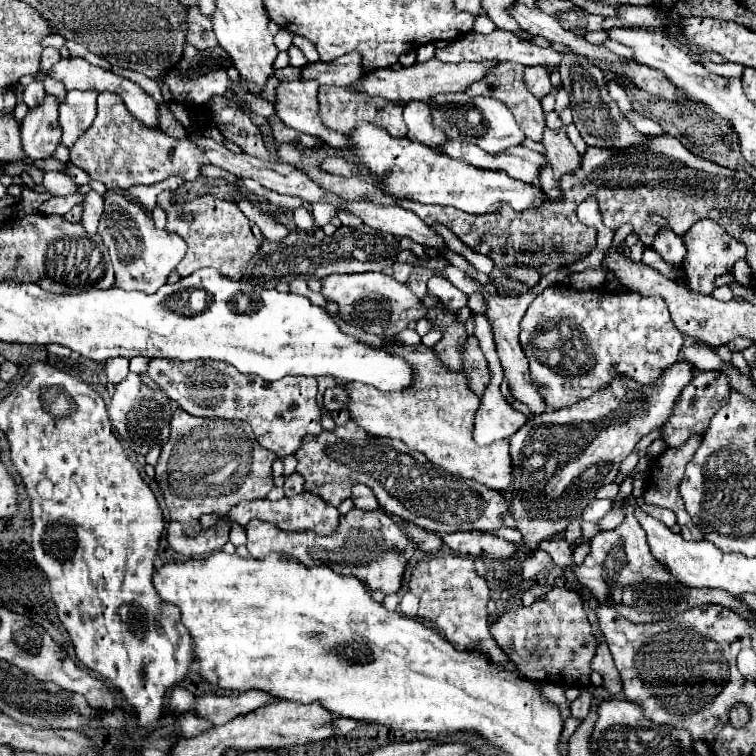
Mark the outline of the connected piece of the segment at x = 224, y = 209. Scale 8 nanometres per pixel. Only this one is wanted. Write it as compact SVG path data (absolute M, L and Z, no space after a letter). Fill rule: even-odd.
M162 191L158 195L158 205L168 213L166 231L180 235L188 243L186 257L176 267L180 277L186 277L192 271L202 269L202 267L220 269L220 273L224 273L226 277L232 277L232 279L242 277L250 257L256 253L260 243L252 235L252 231L248 227L248 219L244 217L244 213L234 203L216 199L212 195L206 195L206 197L198 197L194 201L188 201L188 203L180 205L172 199L170 191ZM182 215L192 215L194 219L184 221Z

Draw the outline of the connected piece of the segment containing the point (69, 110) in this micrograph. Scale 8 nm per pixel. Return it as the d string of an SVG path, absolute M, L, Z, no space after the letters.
M68 91L64 101L60 103L60 143L64 147L72 147L74 141L92 125L96 113L96 91Z

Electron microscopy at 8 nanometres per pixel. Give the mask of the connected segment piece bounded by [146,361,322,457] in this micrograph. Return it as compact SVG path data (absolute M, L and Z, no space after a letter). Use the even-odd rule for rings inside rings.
M150 361L146 375L194 417L242 419L250 423L258 443L278 457L292 455L306 433L318 435L322 431L314 377L288 375L278 381L264 381L258 375L244 375L222 361Z

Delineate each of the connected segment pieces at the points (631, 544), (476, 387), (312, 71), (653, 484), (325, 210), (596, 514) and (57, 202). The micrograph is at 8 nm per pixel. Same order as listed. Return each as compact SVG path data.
M626 507L626 519L616 529L600 531L590 539L590 553L584 563L576 567L576 577L584 587L592 591L598 601L610 603L612 609L618 609L618 613L632 623L672 619L684 609L692 609L702 603L726 605L744 617L748 615L748 605L722 589L680 591L682 585L678 585L674 577L670 577L670 573L658 565L658 561L654 561L646 545L646 533L638 525L634 509L630 507Z
M474 335L468 337L466 343L462 345L462 373L466 373L466 377L468 377L468 387L474 393L478 393L478 397L482 397L484 389L488 385L490 373L486 367L484 353Z
M348 53L334 61L316 61L308 63L300 71L300 81L318 81L320 85L338 85L348 87L350 81L362 77L364 69L358 65L360 57L356 53Z
M692 435L682 447L678 447L678 449L666 449L662 455L658 455L656 461L654 461L652 467L650 467L650 483L648 483L646 493L644 493L646 503L658 505L658 507L666 507L666 509L672 509L672 511L676 513L678 525L682 527L682 537L684 537L686 541L700 541L700 539L702 539L700 529L690 521L690 515L686 513L686 509L684 509L684 505L682 505L682 497L680 497L680 493L678 493L678 485L680 485L680 481L682 481L684 467L686 467L686 463L690 461L690 457L694 455L694 451L698 449L700 439L702 439L702 437Z
M314 203L314 205L310 205L310 211L312 211L312 217L314 217L314 221L316 221L318 227L326 225L336 215L334 207L328 205L328 203Z
M594 499L586 505L584 513L582 513L582 521L592 521L596 523L598 519L602 519L608 511L612 509L612 501L610 499Z
M76 193L67 196L52 196L43 202L38 211L45 215L65 215L74 205L82 203L85 194Z

